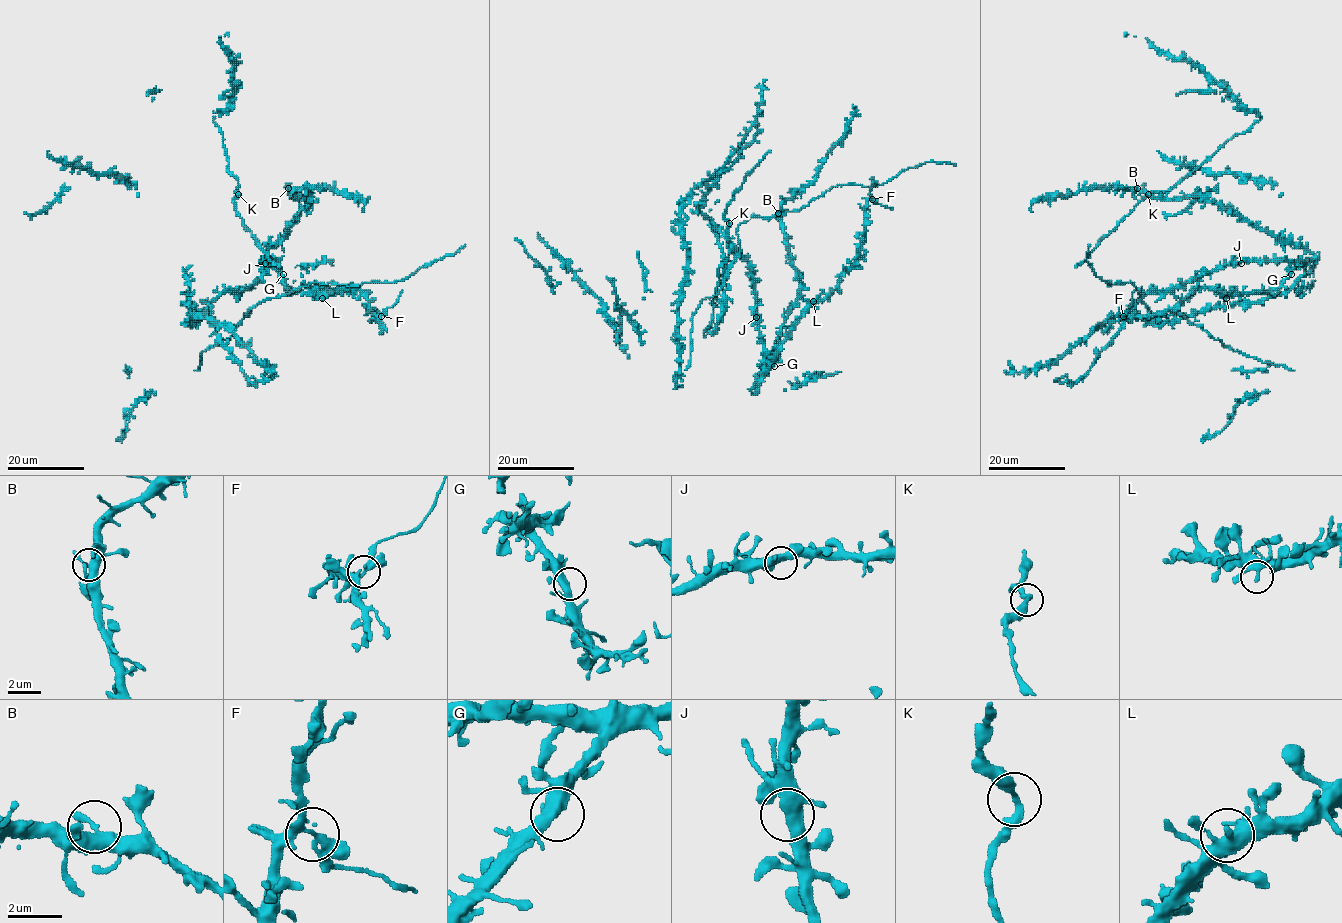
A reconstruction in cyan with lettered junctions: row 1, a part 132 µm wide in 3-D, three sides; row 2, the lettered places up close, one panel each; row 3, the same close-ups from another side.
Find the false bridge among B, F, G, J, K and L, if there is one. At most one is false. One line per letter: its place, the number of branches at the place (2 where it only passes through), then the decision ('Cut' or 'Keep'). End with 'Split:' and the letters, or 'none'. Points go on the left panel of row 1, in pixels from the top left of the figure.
B: Place: (288, 188). Branches: 3. Keep
F: Place: (381, 316). Branches: 3. Cut
G: Place: (283, 274). Branches: 3. Keep
J: Place: (265, 263). Branches: 3. Keep
K: Place: (238, 194). Branches: 2. Keep
L: Place: (322, 298). Branches: 3. Keep
Split: F

